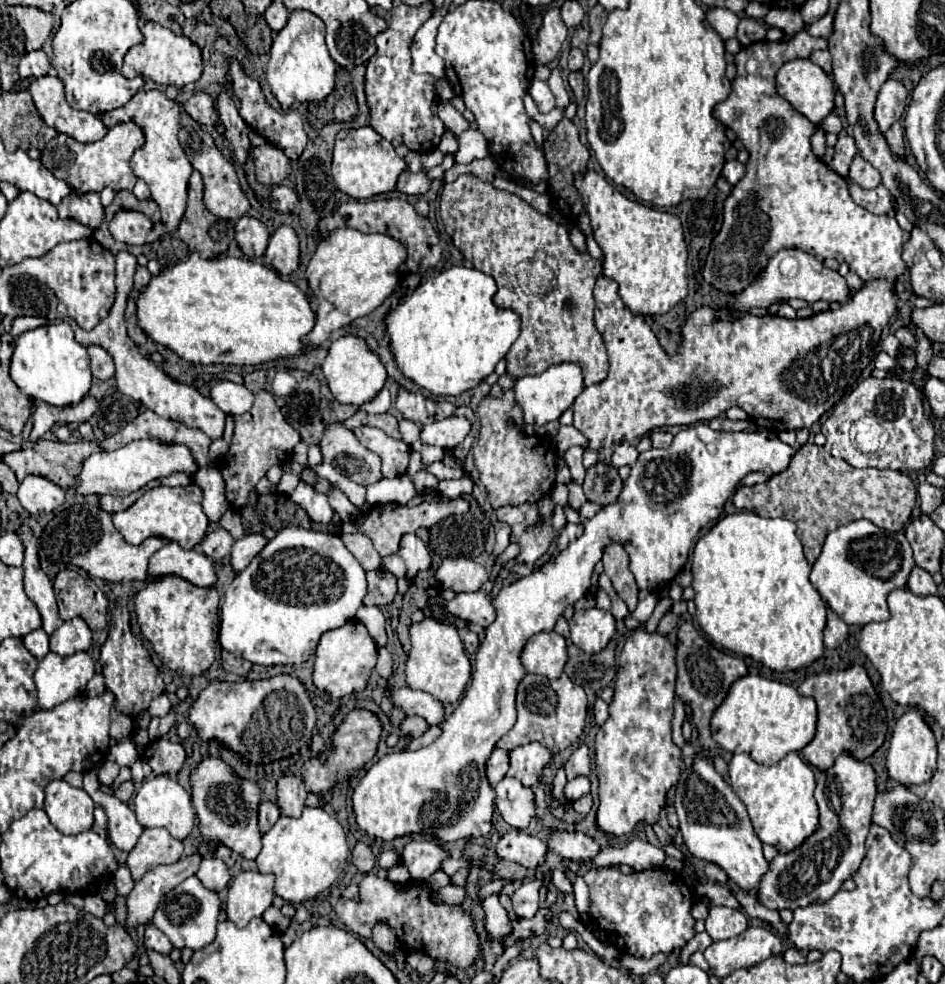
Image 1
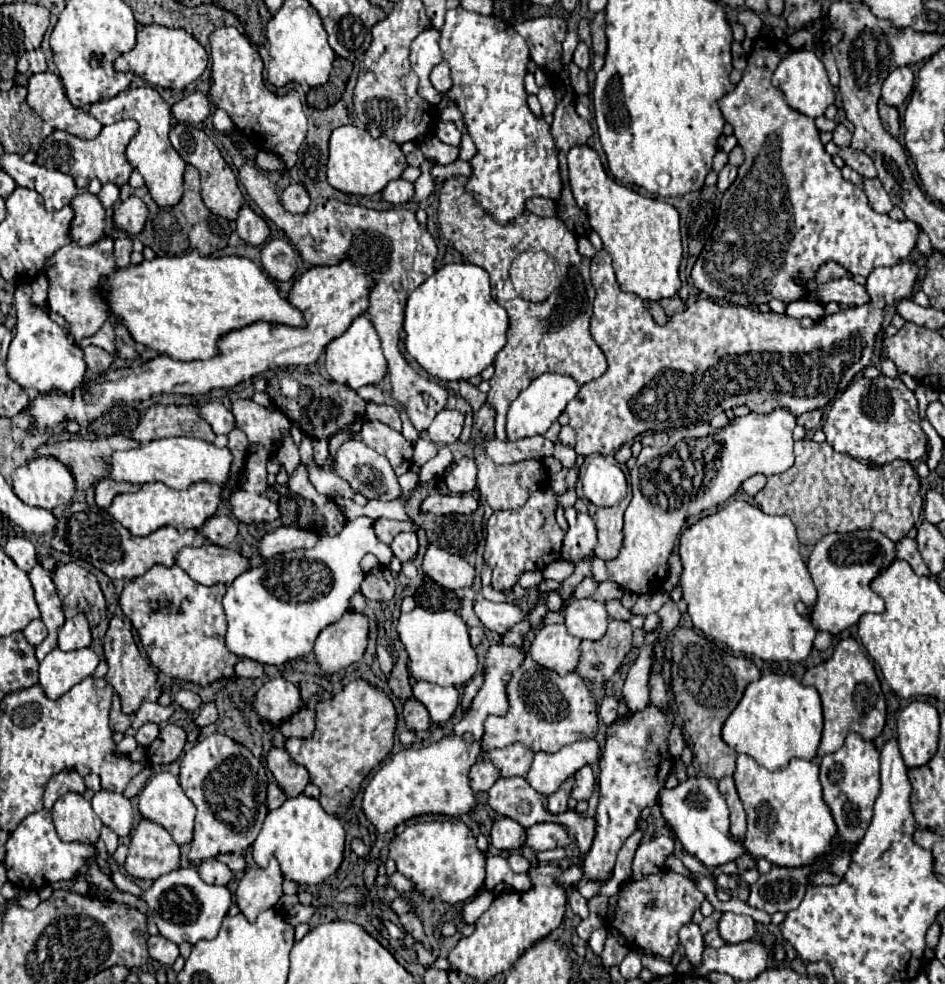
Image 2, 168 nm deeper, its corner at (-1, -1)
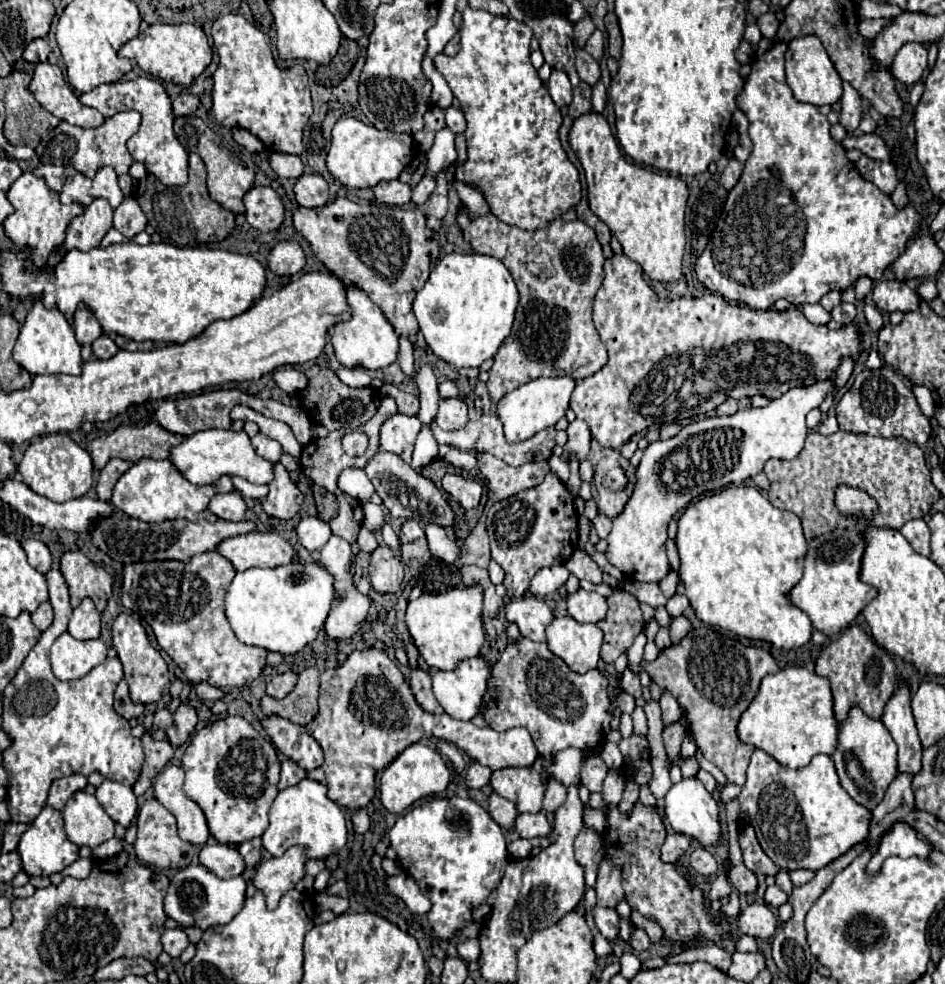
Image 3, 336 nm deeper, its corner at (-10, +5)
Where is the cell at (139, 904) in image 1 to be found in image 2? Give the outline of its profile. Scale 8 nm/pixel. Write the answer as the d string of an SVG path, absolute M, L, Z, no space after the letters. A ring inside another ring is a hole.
M211 734L199 740L181 758L179 784L197 808L195 836L189 850L191 862L245 850L255 842L269 812L265 804L267 774L249 748L225 734Z

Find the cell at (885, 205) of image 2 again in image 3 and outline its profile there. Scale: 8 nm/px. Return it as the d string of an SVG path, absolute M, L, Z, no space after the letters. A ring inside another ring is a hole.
M862 156L856 162L856 170L860 172L862 178L870 180L872 184L876 184L884 194L892 194L898 186L898 176L896 176L896 168L892 162L876 162L870 160L868 156Z

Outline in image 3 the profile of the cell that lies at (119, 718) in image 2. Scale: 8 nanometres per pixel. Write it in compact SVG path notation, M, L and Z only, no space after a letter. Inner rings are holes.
M122 680L116 688L116 694L114 694L114 710L124 716L126 720L130 718L138 718L140 714L144 714L144 704L134 704L128 696L128 686L126 686L126 680Z

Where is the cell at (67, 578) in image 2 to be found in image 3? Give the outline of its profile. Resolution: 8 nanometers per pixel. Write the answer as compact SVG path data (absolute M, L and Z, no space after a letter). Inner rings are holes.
M66 552L60 562L60 572L70 588L72 608L76 608L82 598L92 598L100 612L106 608L112 594L112 578L100 564L94 564L82 552Z

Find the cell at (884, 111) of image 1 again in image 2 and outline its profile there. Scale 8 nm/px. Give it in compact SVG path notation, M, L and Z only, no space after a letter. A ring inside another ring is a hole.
M901 66L901 68L895 68L883 82L881 86L881 96L887 104L891 106L901 106L907 96L911 94L913 90L913 82L915 82L915 76L911 72L909 66Z

